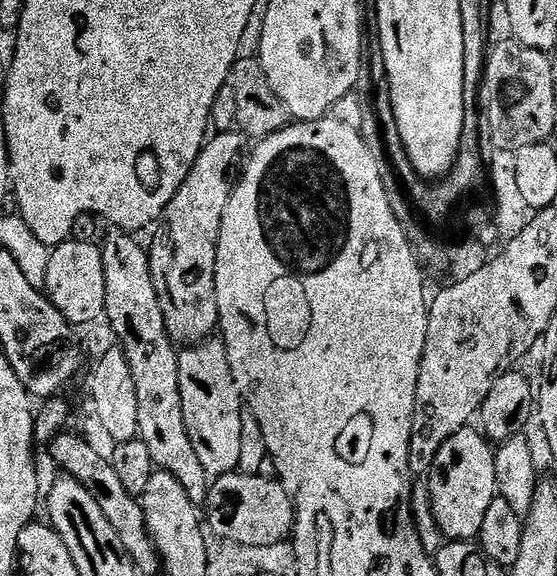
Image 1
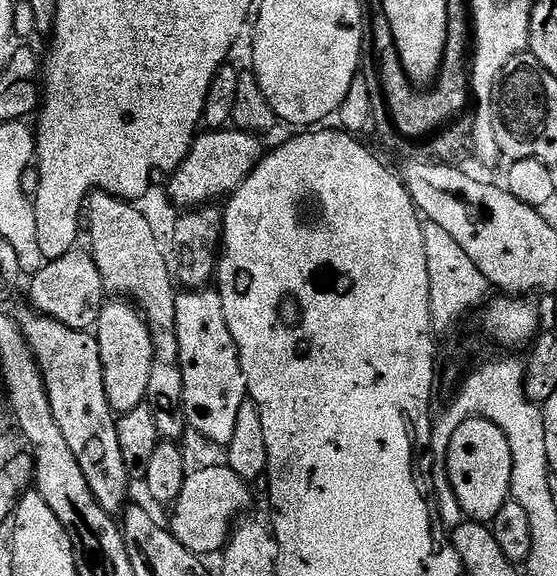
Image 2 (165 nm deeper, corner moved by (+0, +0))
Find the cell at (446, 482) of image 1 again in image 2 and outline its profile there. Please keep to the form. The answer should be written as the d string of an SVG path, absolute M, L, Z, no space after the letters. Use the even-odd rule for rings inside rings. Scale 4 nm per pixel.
M464 420L458 430L454 430L447 437L448 443L448 480L452 483L452 492L465 512L467 519L472 522L490 522L502 510L512 490L512 455L510 442L506 434L494 422L489 420Z

